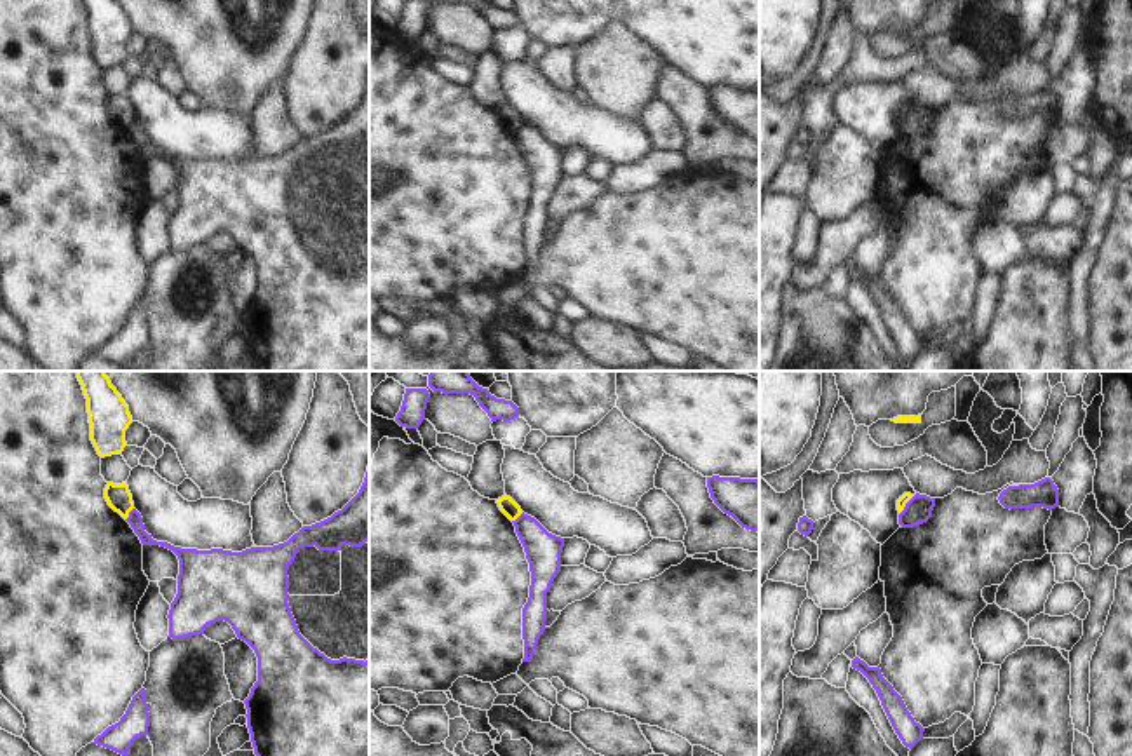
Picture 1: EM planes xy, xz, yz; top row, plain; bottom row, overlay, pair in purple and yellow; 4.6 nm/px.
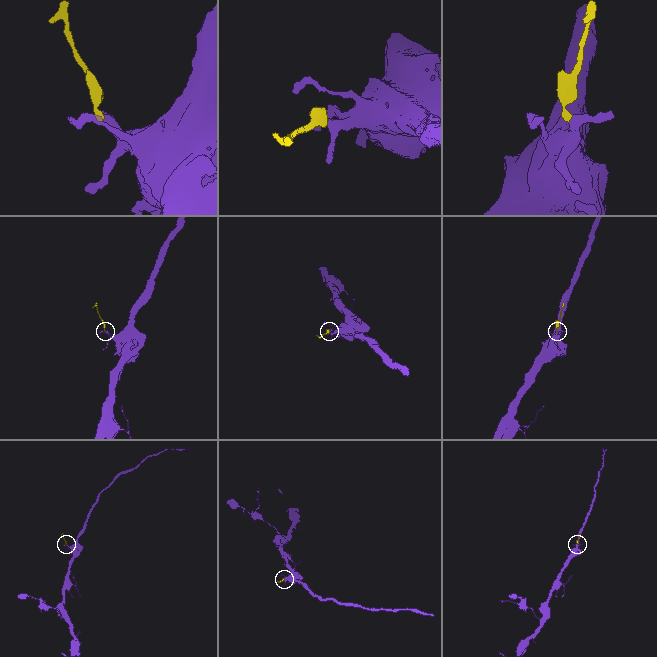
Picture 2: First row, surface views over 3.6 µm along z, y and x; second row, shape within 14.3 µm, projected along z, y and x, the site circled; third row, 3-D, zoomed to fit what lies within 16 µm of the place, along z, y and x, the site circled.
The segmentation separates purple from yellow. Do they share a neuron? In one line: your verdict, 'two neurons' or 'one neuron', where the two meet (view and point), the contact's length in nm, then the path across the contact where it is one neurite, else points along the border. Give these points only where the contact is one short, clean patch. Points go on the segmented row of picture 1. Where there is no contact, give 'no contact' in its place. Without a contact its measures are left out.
two neurons; contact xy (129, 514); length 70 nm; border xy (133, 507), (126, 519)

